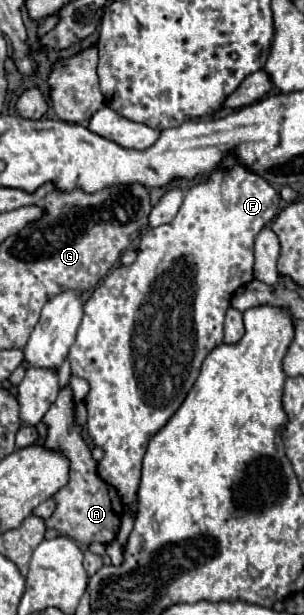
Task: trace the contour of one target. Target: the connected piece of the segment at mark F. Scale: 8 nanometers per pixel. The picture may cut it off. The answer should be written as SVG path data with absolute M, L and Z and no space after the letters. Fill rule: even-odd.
M227 154L207 180L187 190L175 222L149 228L137 246L137 260L131 266L111 270L83 304L83 320L77 330L77 340L71 346L69 362L73 374L89 382L89 394L85 396L89 416L87 434L103 450L103 458L97 462L97 474L117 490L123 504L129 506L129 512L133 512L131 506L137 502L141 460L147 444L177 412L193 388L205 356L223 342L223 318L231 302L229 298L237 288L253 280L253 244L257 234L275 220L279 200L277 190L265 178Z

